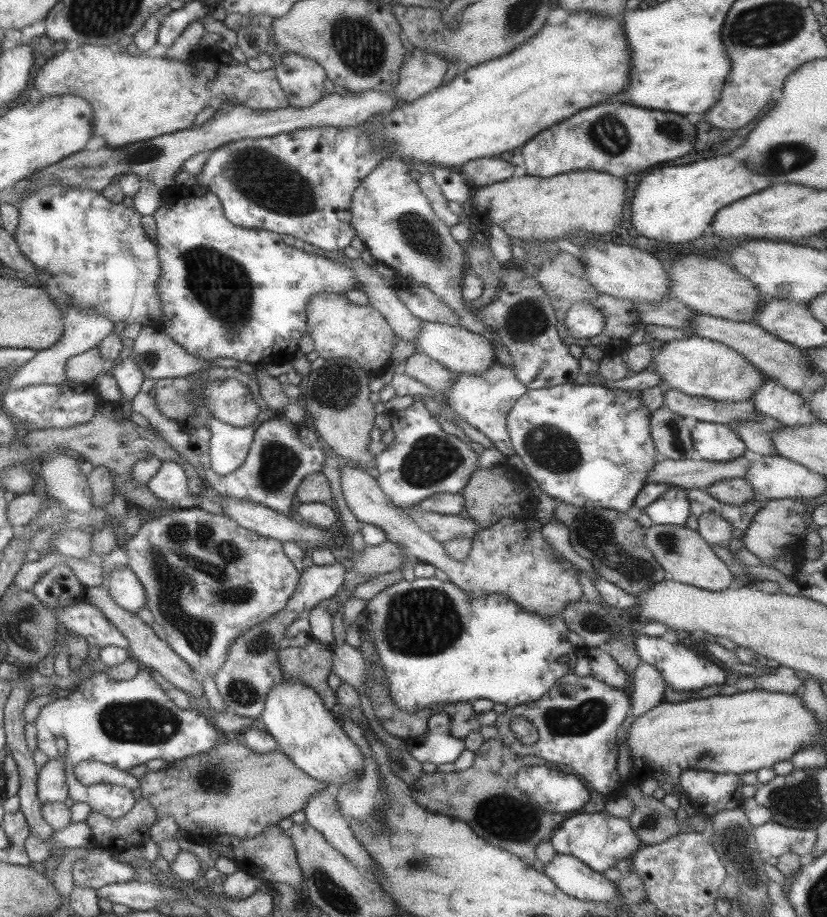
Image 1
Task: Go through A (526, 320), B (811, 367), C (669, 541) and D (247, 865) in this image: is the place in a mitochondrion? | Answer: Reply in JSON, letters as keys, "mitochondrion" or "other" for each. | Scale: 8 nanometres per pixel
{"A":"mitochondrion","B":"other","C":"mitochondrion","D":"other"}

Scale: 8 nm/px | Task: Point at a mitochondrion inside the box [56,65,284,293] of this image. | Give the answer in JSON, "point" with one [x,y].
{"point":[139,154]}

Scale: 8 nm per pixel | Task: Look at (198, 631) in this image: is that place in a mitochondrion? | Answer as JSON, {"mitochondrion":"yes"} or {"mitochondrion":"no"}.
{"mitochondrion":"yes"}

